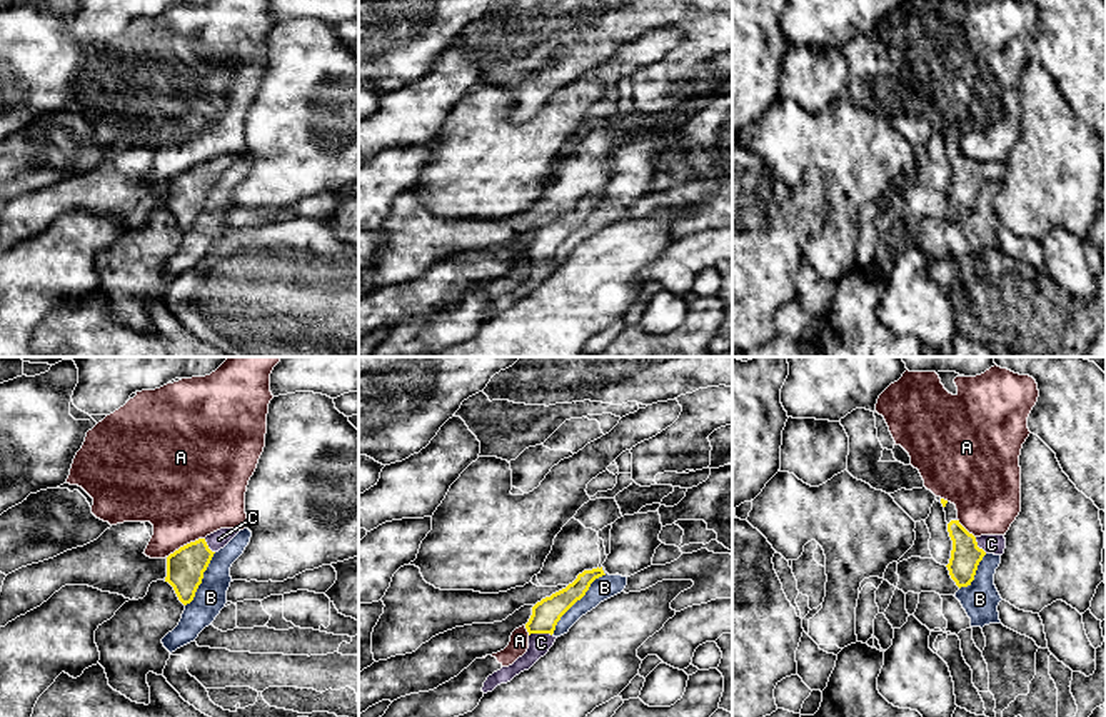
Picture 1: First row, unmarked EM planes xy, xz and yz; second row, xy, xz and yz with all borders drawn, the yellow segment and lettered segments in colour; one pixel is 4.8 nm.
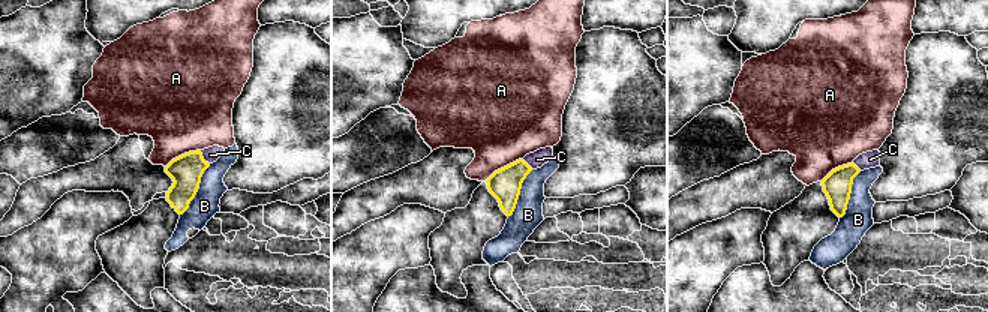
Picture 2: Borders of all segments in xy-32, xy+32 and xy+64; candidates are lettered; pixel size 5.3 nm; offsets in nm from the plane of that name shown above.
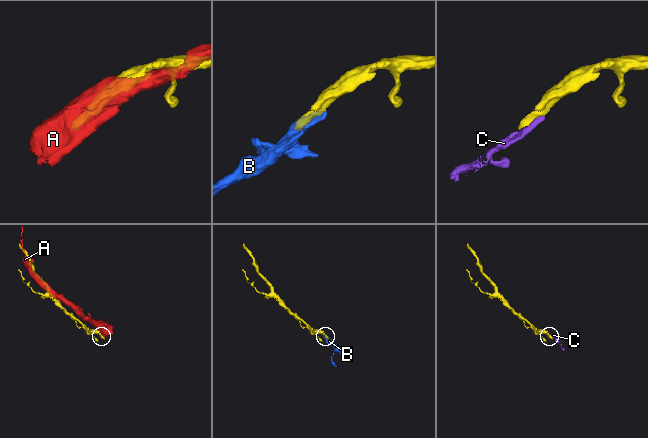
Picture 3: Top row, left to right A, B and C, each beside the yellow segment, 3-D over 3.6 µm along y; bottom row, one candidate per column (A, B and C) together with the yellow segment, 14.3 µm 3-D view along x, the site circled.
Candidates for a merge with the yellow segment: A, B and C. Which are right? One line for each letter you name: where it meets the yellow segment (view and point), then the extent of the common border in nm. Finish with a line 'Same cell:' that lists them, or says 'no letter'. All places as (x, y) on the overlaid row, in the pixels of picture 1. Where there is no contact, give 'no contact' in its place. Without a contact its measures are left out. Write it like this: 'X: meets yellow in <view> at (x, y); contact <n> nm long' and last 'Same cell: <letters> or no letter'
C: meets yellow in xz at (539, 632); contact 110 nm long
Same cell: C

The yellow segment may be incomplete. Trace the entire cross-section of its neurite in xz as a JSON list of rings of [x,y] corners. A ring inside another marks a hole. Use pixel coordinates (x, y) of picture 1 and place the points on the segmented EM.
[[[602,567],[584,570],[577,579],[566,589],[542,599],[532,607],[532,615],[525,624],[529,632],[529,649],[519,657],[512,665],[502,667],[494,672],[484,682],[482,692],[492,692],[497,685],[510,682],[515,675],[529,670],[540,657],[544,657],[554,645],[556,639],[552,634],[556,630],[561,617],[589,590],[591,584],[606,575]]]

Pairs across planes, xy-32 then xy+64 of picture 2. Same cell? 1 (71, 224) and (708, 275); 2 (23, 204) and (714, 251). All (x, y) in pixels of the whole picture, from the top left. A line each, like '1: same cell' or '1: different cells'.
1: same cell
2: different cells

